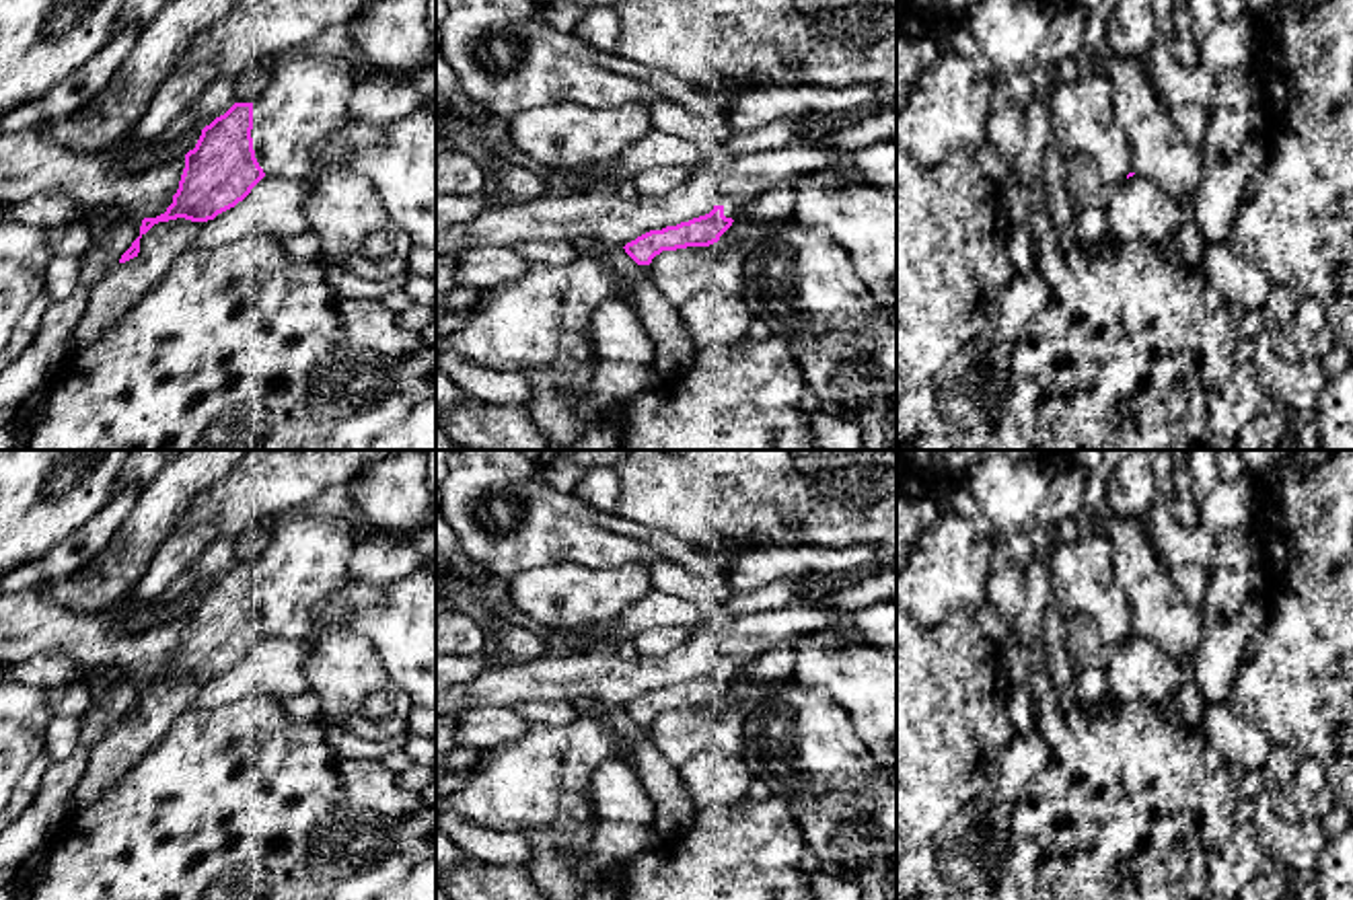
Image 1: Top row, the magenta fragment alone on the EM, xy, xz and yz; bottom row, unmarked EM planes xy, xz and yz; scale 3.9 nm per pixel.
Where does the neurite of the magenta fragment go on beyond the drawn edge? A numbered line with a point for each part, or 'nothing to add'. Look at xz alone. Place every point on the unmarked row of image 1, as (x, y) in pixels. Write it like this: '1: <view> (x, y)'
1: xz (733, 664)

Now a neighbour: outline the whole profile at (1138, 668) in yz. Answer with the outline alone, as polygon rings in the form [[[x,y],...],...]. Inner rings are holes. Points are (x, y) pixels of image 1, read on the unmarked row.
[[[1133,635],[1106,647],[1106,697],[1119,703],[1164,703],[1189,680],[1191,664],[1166,653],[1158,643]]]

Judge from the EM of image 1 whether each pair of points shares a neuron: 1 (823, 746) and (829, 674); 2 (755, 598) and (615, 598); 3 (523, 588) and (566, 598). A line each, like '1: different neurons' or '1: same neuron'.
1: different neurons
2: different neurons
3: same neuron

